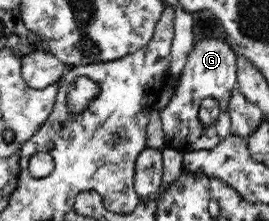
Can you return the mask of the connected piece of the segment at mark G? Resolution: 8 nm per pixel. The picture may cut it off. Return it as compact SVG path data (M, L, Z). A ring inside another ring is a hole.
M205 38L193 44L189 52L185 67L181 75L176 79L172 96L169 98L165 109L160 112L165 132L166 148L176 150L187 155L193 151L214 149L231 133L232 125L228 101L232 89L237 83L237 54L226 41L217 38ZM205 98L219 100L220 114L215 125L204 127L200 121L199 111L201 102Z

